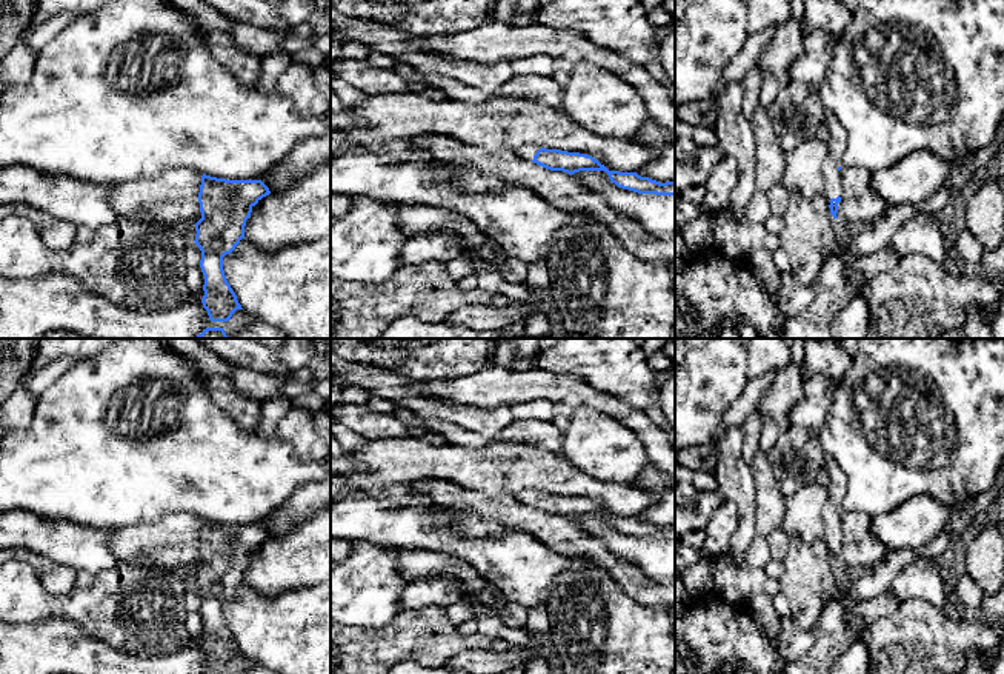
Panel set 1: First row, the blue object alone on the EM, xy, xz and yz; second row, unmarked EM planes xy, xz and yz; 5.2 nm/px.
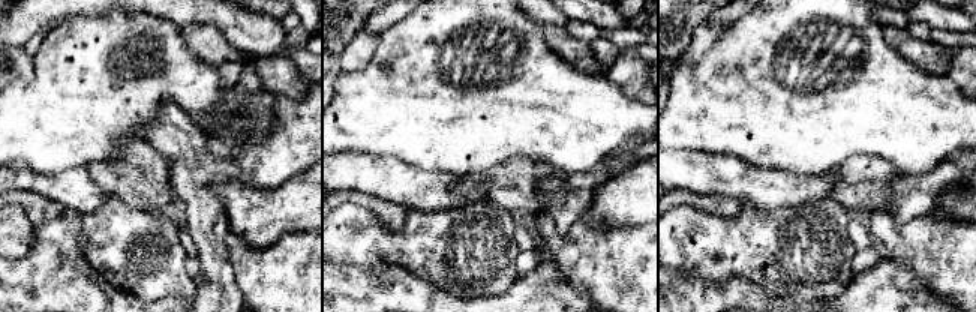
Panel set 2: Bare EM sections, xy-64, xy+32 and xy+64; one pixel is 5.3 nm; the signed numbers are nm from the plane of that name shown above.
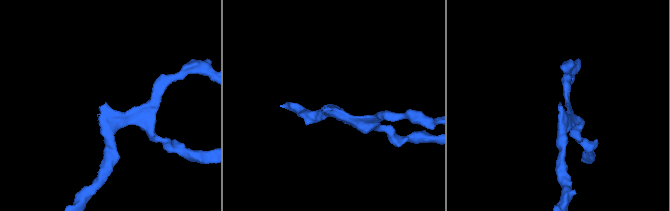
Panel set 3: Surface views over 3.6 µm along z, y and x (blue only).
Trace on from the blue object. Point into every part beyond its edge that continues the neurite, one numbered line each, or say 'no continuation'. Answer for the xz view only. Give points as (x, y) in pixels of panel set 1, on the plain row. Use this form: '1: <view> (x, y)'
1: xz (526, 496)

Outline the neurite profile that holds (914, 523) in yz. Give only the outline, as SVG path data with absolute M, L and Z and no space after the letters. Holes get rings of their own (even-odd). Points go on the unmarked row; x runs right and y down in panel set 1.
M915 495L890 512L872 519L872 536L887 549L919 549L933 540L950 517L950 508L929 495Z

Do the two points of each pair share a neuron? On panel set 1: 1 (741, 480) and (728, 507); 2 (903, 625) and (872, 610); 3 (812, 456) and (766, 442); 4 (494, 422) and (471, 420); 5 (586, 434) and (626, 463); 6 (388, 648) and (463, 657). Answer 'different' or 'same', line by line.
1: different
2: different
3: different
4: same
5: same
6: different

